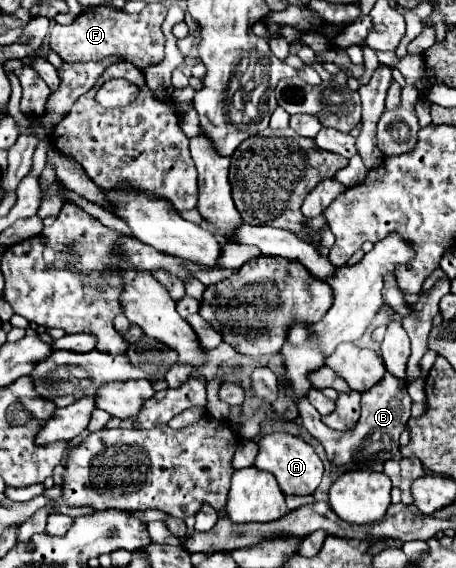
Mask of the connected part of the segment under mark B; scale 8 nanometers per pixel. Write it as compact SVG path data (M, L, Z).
M390 372L384 374L382 384L376 384L374 388L370 388L362 394L360 420L356 422L354 428L350 428L346 432L326 428L326 424L322 424L322 420L320 420L318 410L306 398L298 398L296 406L300 412L302 426L324 444L328 460L334 466L346 468L346 466L360 466L360 464L386 462L386 460L400 460L402 458L398 438L400 438L400 432L406 428L406 422L410 418L412 398L408 396L404 384L396 376L390 376Z

